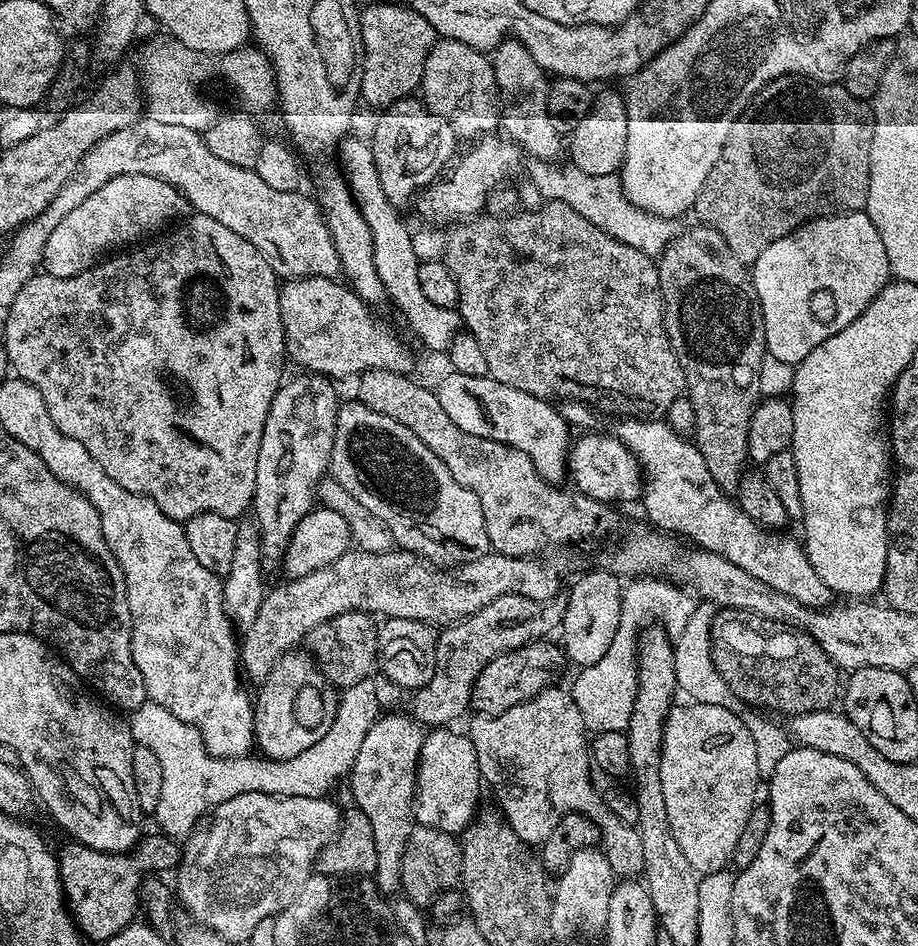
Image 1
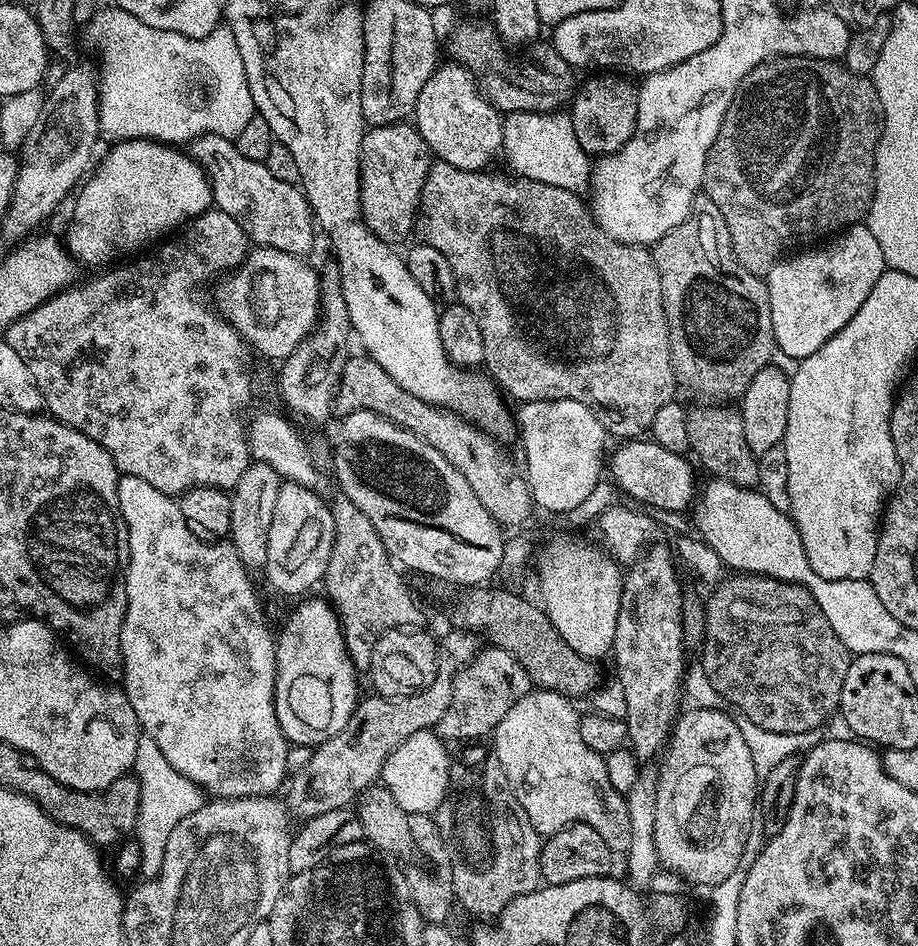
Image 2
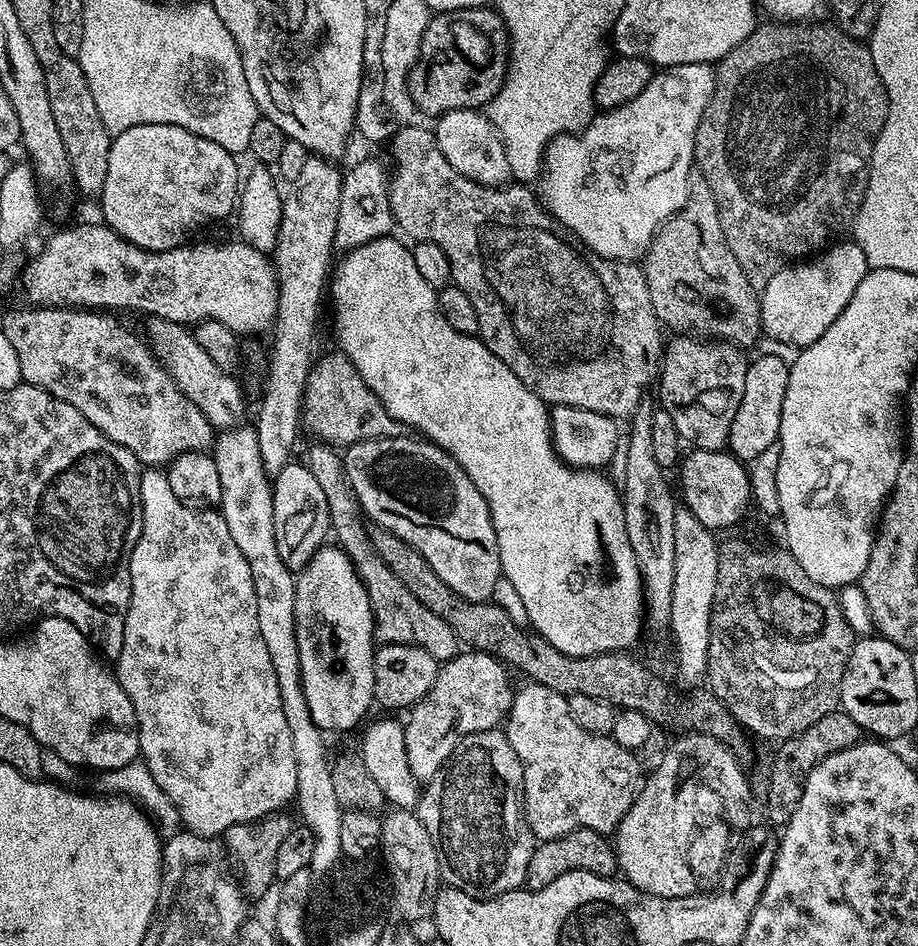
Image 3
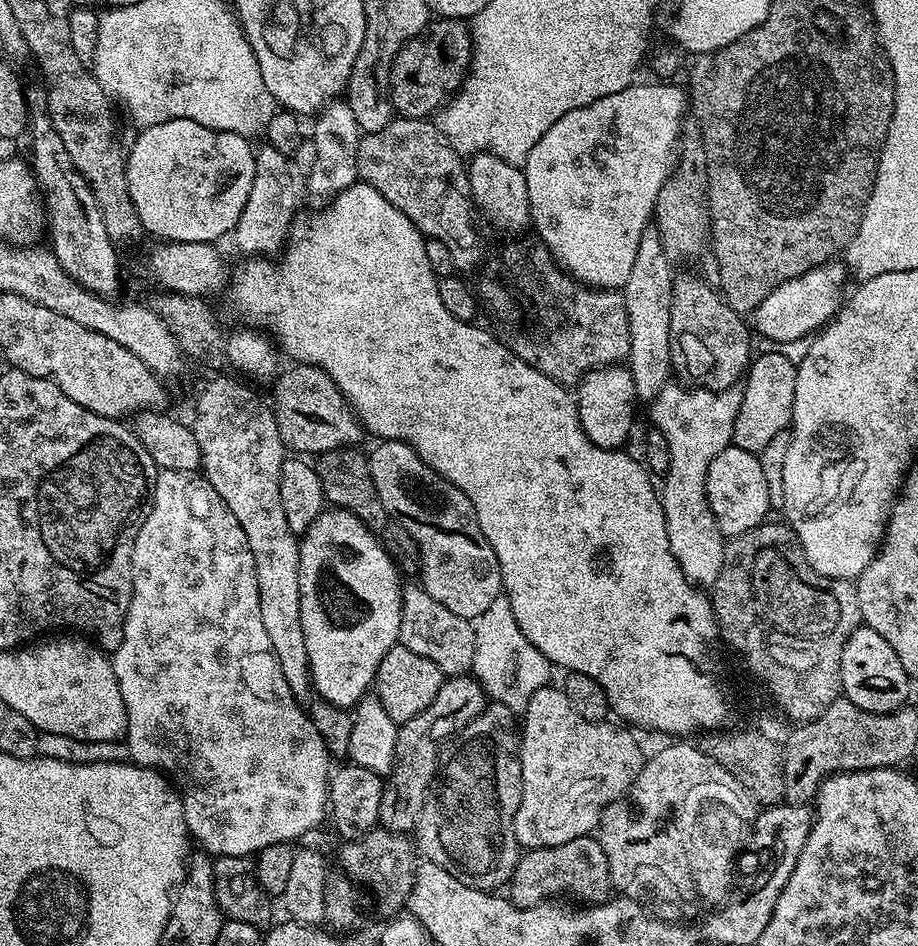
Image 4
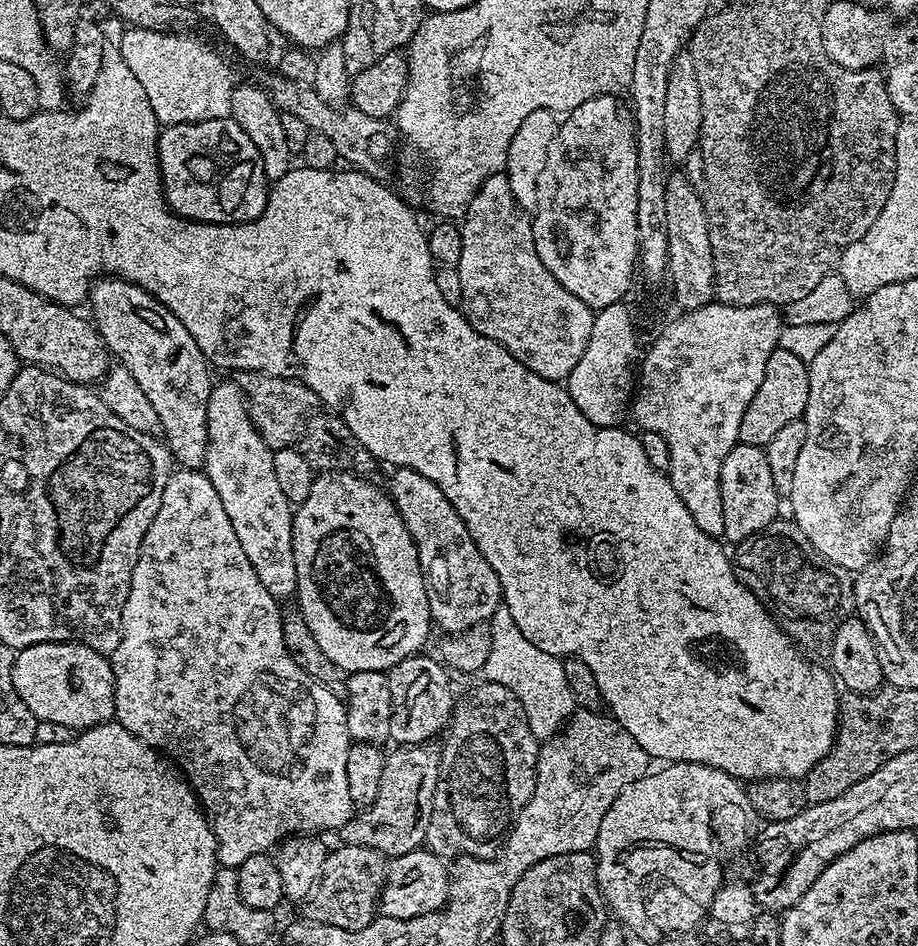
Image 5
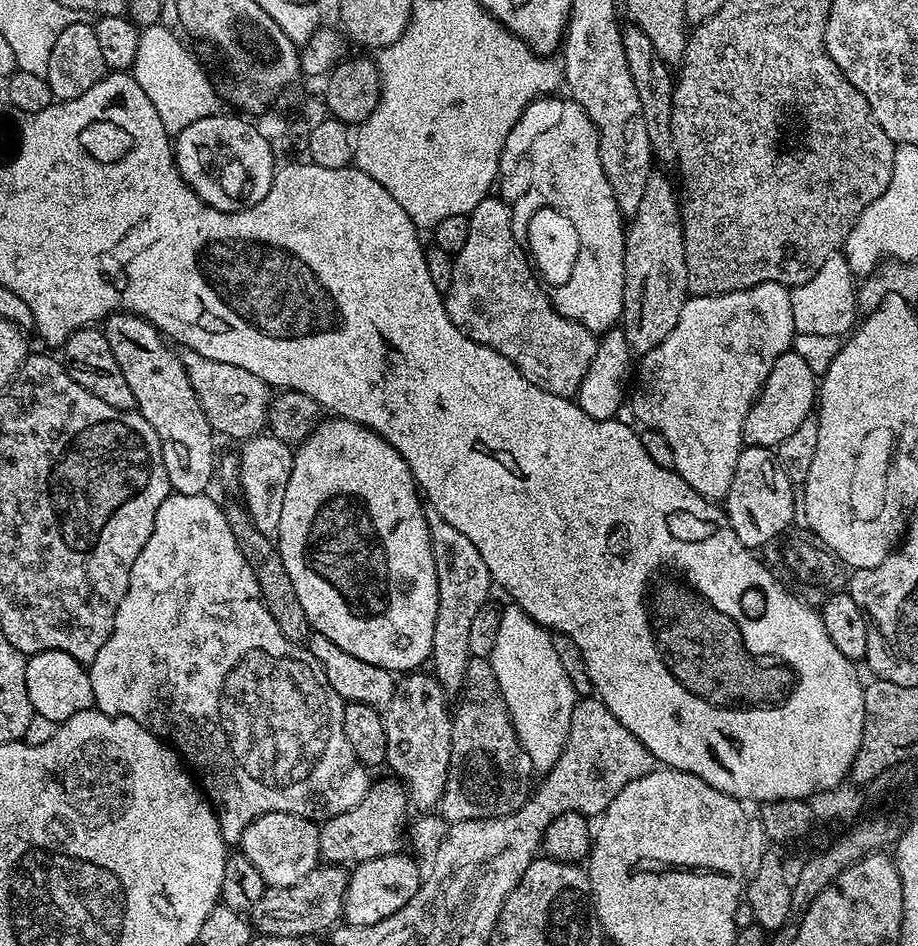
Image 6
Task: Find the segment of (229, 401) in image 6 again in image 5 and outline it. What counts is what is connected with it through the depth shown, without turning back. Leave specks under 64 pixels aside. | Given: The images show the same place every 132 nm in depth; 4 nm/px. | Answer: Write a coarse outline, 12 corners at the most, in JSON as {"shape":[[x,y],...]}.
{"shape":[[236,372],[254,426],[293,447],[318,408],[300,380]]}

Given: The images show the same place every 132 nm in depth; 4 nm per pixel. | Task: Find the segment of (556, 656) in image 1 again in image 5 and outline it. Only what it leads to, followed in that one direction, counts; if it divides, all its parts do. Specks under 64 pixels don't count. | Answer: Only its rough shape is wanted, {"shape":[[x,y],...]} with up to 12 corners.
{"shape":[[436,742],[393,747],[378,798],[340,840],[417,851],[440,777]]}

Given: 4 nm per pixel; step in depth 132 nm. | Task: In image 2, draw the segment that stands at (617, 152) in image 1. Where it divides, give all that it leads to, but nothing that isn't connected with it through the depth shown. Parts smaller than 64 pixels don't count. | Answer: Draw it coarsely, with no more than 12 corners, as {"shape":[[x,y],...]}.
{"shape":[[602,72],[577,87],[570,115],[590,156],[636,129],[639,87]]}

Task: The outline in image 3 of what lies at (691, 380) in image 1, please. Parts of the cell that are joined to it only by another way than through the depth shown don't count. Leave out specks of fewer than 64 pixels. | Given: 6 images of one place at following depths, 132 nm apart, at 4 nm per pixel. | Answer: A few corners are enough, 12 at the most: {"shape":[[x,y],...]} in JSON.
{"shape":[[699,170],[642,257],[665,329],[749,346],[760,298]]}

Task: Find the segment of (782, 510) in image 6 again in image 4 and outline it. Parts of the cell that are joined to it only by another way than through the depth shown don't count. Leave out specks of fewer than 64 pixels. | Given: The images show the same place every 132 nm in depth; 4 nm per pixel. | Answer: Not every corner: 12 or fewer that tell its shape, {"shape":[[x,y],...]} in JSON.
{"shape":[[724,448],[706,498],[725,538],[765,523],[770,494],[759,455]]}

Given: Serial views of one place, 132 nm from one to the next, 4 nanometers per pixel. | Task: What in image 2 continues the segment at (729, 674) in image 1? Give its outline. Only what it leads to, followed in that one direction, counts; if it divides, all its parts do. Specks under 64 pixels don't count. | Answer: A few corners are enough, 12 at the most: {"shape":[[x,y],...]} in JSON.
{"shape":[[801,584],[715,585],[698,664],[728,706],[802,734],[850,653]]}

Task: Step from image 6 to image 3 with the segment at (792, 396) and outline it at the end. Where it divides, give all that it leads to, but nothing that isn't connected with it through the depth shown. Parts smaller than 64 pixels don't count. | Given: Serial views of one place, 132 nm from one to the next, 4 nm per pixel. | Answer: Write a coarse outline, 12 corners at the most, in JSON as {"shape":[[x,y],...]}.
{"shape":[[757,355],[728,448],[751,462],[780,439],[789,365]]}

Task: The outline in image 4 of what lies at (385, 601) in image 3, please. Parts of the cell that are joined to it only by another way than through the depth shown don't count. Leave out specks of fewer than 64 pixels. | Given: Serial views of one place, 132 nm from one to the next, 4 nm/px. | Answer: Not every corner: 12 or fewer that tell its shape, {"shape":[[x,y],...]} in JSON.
{"shape":[[405,587],[399,647],[445,677],[474,666],[475,623]]}

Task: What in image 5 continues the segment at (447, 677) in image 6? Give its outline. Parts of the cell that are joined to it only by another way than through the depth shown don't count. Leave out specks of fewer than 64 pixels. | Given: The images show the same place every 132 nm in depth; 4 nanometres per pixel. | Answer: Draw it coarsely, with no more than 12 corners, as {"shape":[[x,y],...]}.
{"shape":[[430,478],[390,495],[418,550],[433,625],[491,621],[498,574]]}

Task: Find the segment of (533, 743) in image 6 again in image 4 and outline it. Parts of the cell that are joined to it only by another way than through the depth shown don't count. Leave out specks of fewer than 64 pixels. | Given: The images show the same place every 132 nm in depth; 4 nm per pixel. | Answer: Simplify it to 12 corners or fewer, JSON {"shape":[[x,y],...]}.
{"shape":[[507,596],[476,621],[471,675],[523,714],[553,665]]}

